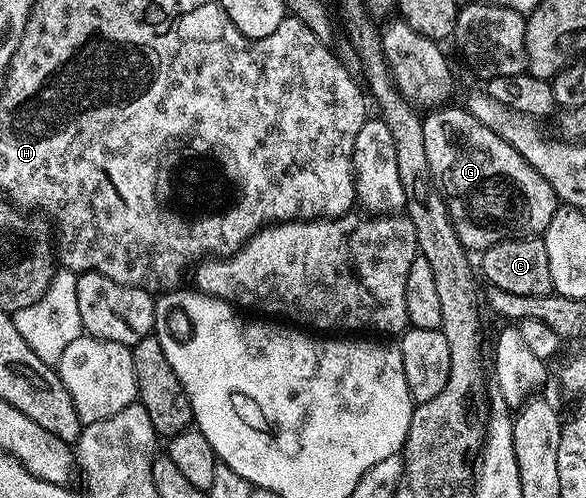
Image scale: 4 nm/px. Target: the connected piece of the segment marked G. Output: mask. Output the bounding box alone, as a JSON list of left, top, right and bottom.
[423,104,559,252]

